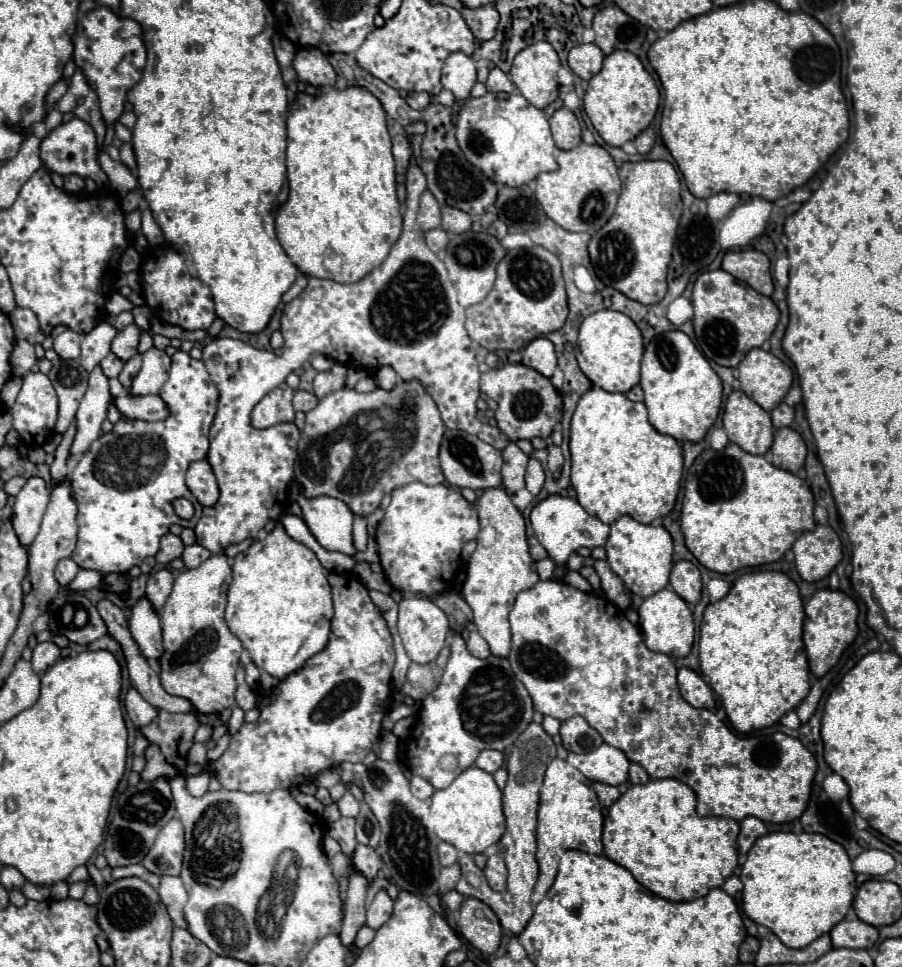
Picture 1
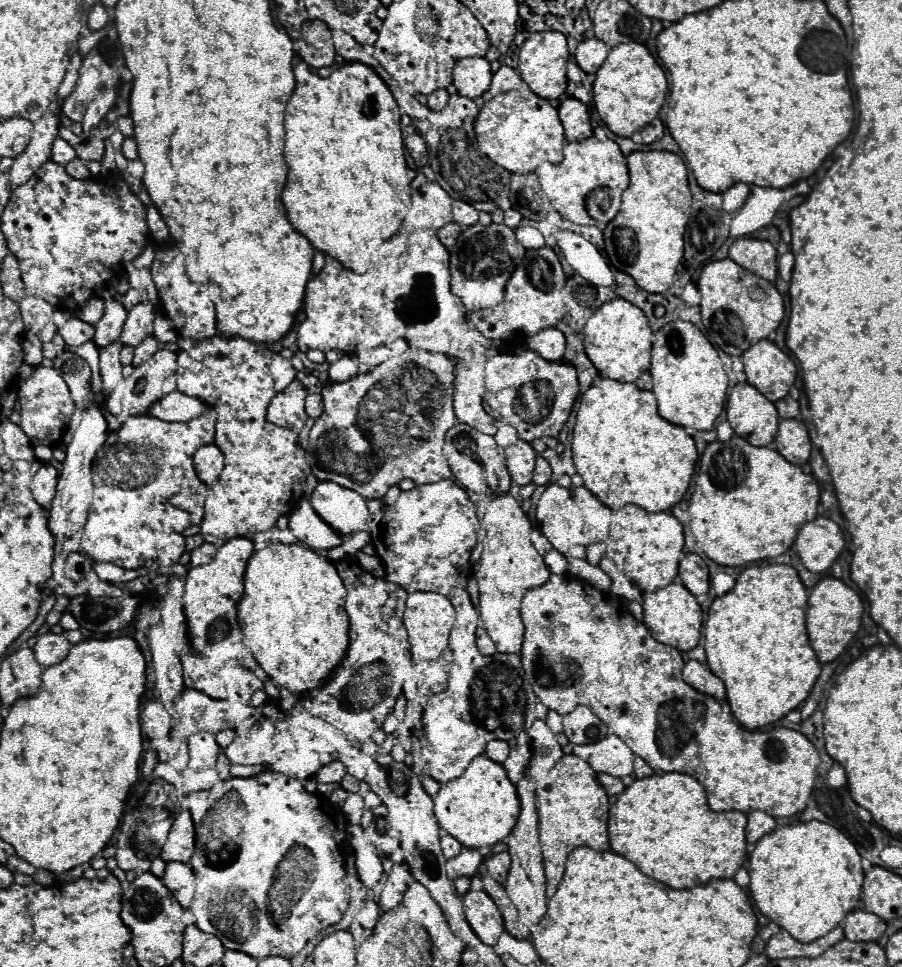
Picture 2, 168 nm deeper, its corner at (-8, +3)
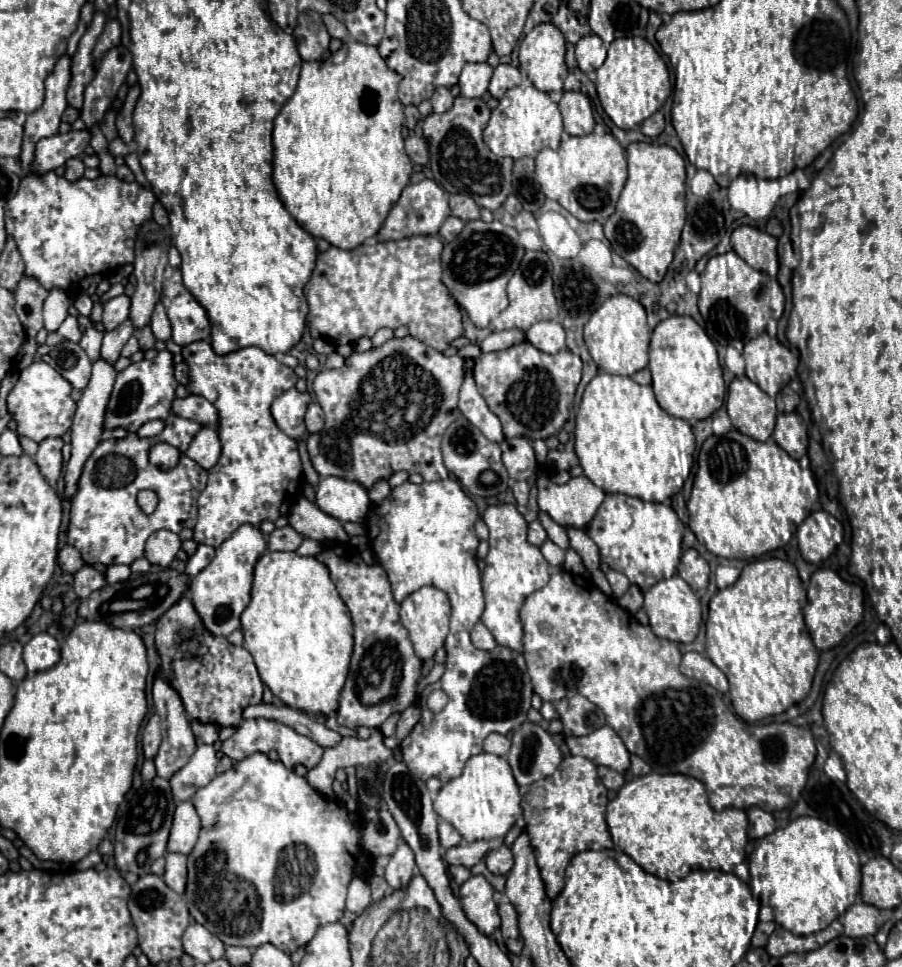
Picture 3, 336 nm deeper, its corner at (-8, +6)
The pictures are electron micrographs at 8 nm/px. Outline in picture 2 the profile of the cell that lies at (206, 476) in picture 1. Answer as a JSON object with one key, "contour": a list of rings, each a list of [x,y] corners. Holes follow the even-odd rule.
{"contour":[[[213,444],[211,446],[203,446],[195,452],[193,456],[193,462],[195,462],[195,470],[197,470],[197,476],[207,484],[207,486],[213,486],[223,468],[225,468],[225,460],[223,460],[223,454],[219,452],[219,448],[215,448]]]}

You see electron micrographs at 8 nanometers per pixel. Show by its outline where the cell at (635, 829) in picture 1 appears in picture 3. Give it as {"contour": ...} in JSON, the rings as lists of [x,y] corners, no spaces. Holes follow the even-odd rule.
{"contour":[[[649,773],[643,777],[635,777],[625,783],[617,797],[607,803],[607,825],[611,829],[611,837],[617,851],[627,853],[639,867],[647,873],[657,875],[667,881],[677,881],[687,877],[695,869],[719,869],[731,873],[737,863],[745,859],[747,845],[747,815],[741,809],[725,809],[713,811],[707,801],[705,785],[687,775],[659,775]]]}

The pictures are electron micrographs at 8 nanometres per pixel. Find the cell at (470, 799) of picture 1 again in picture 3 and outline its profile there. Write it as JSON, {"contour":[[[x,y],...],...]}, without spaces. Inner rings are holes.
{"contour":[[[479,753],[471,757],[463,773],[441,787],[433,805],[437,815],[451,823],[469,843],[479,839],[489,841],[493,837],[505,837],[521,817],[521,795],[509,763],[507,759],[491,753]]]}

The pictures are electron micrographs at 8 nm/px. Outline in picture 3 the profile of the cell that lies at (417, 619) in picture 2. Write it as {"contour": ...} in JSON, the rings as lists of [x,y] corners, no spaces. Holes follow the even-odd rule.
{"contour":[[[421,587],[419,591],[411,593],[403,603],[401,603],[401,623],[405,625],[405,629],[411,635],[415,653],[421,659],[431,659],[435,655],[435,651],[439,647],[443,647],[445,637],[449,633],[449,613],[451,613],[451,605],[447,595],[437,589],[437,587]]]}

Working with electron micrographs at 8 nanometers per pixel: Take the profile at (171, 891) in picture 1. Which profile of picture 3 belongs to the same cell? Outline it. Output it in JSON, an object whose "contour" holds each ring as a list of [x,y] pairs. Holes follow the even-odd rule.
{"contour":[[[167,853],[167,865],[165,865],[165,875],[163,881],[177,893],[185,891],[185,881],[187,881],[187,857],[181,853]]]}

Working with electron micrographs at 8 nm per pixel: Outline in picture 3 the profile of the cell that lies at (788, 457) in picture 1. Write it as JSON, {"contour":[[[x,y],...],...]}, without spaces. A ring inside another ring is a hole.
{"contour":[[[781,413],[777,415],[773,439],[793,459],[801,459],[801,457],[807,455],[808,431],[803,419],[797,413]]]}

